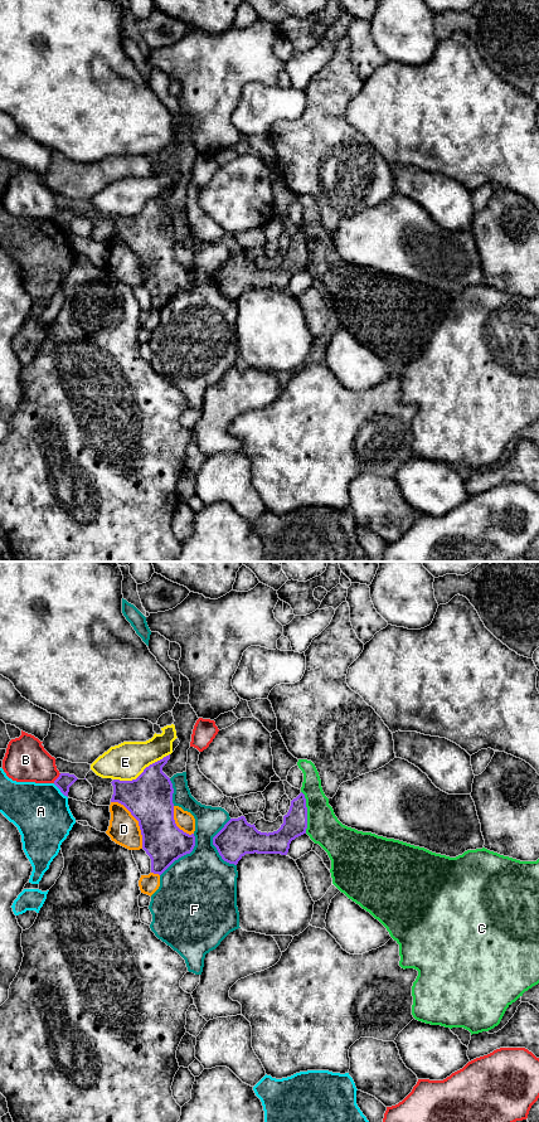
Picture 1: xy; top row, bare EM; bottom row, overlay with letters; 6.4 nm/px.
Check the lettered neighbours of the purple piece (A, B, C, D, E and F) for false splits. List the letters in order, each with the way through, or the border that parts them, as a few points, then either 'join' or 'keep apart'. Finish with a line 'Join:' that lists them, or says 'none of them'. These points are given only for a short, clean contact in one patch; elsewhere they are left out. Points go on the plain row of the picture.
A: keep apart
B: keep apart
C: border xy (301, 227), (306, 243), (306, 268); keep apart
D: keep apart
E: keep apart
F: keep apart
Join: none of them

